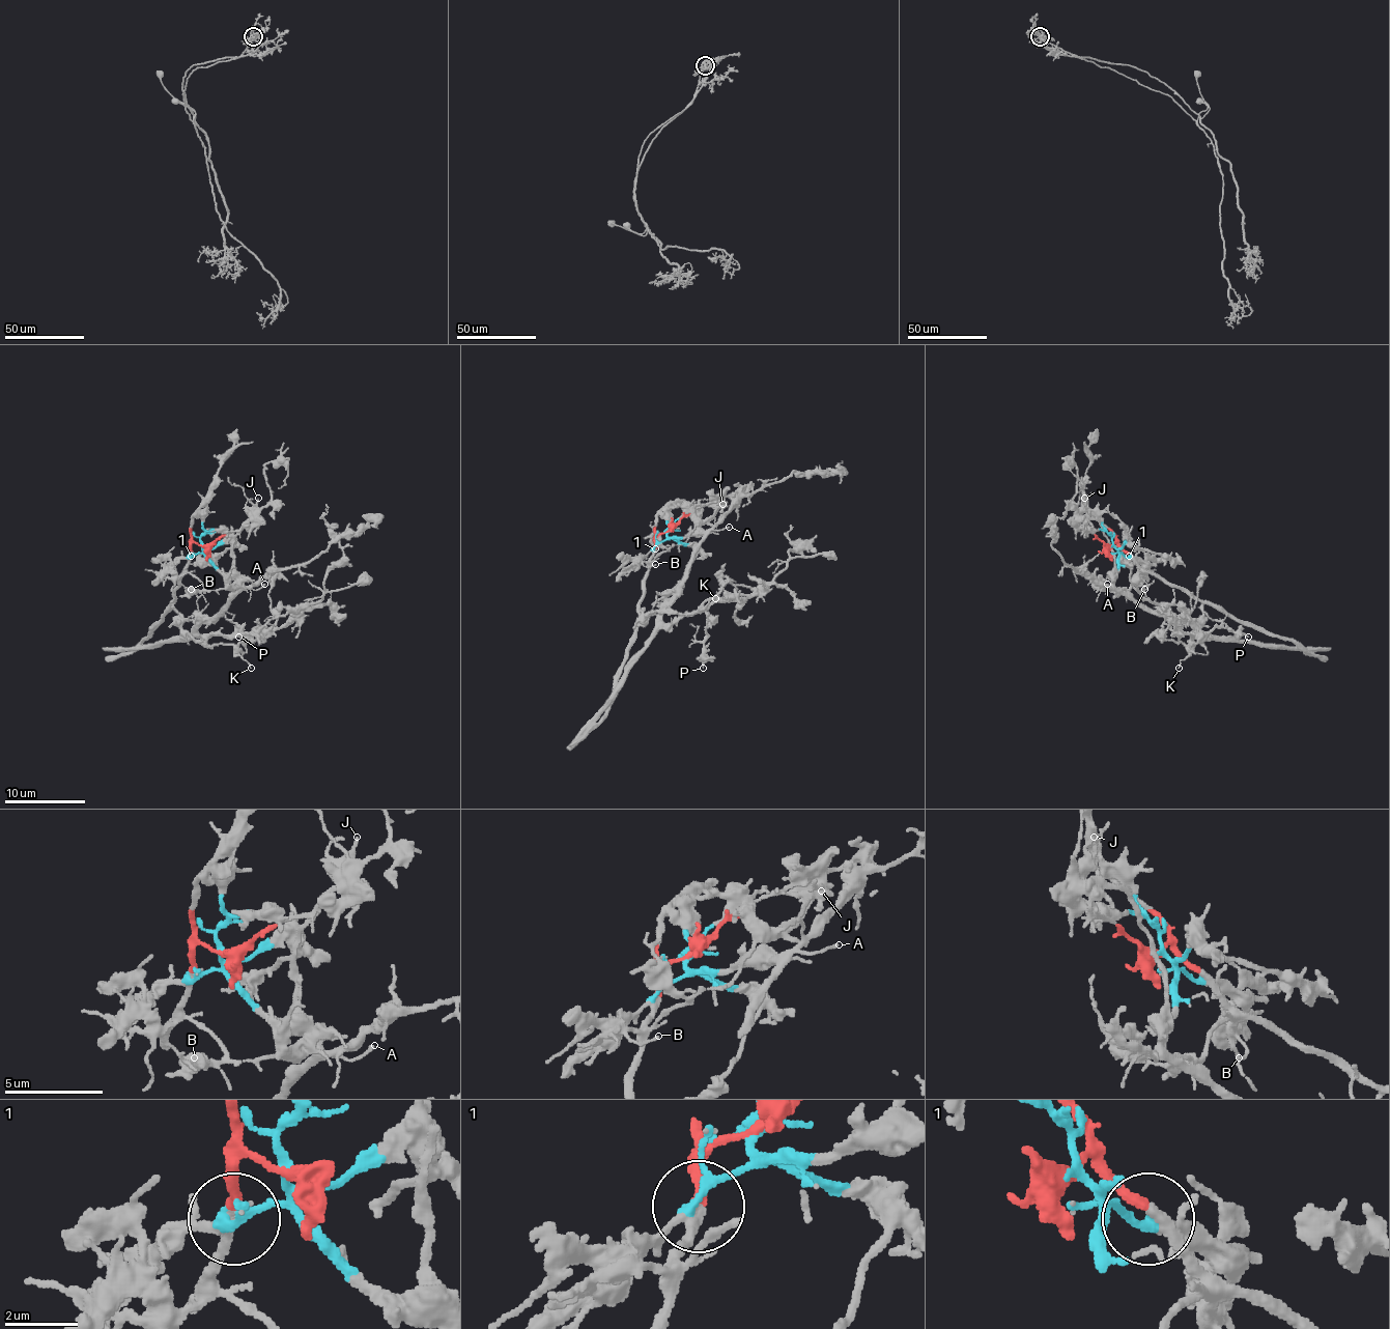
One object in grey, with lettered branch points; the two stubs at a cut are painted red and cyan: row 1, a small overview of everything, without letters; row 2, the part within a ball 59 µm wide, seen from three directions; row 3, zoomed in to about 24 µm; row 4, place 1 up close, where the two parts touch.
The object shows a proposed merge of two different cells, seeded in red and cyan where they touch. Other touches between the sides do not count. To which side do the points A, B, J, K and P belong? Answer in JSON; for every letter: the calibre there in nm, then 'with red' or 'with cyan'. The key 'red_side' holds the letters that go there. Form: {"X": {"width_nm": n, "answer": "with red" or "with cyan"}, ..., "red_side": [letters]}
{"A": {"width_nm": 140, "answer": "with cyan"}, "B": {"width_nm": 110, "answer": "with red"}, "J": {"width_nm": 140, "answer": "with red"}, "K": {"width_nm": 120, "answer": "with red"}, "P": {"width_nm": 120, "answer": "with cyan"}, "red_side": ["B", "J", "K"]}

